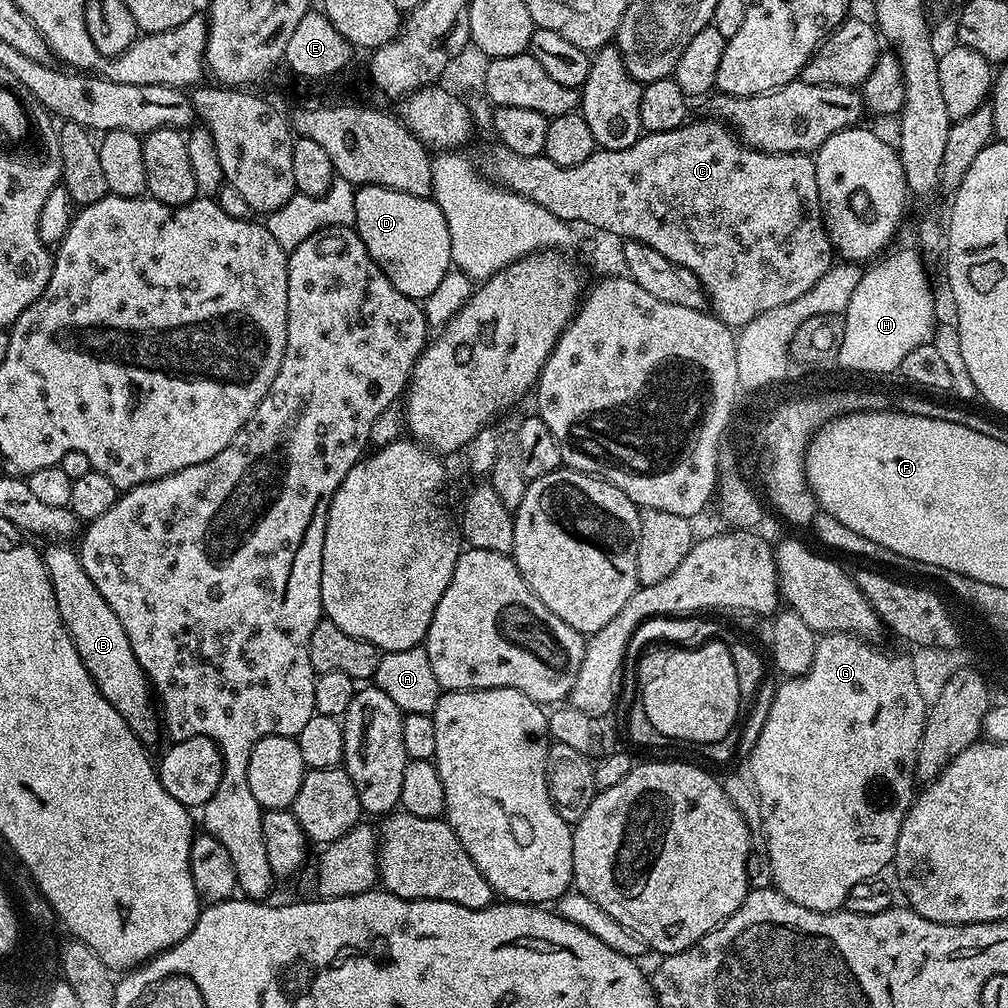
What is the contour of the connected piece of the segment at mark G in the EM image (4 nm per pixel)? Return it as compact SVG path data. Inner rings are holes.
M829 632L821 635L814 650L814 662L810 670L806 670L806 674L785 679L775 685L776 692L765 725L758 734L757 744L746 756L749 768L747 771L750 773L752 786L756 789L762 810L764 837L768 840L772 887L786 898L790 898L790 902L798 902L798 906L806 906L806 910L811 912L834 912L843 909L846 894L850 894L851 888L857 882L879 877L883 873L880 871L895 861L898 834L914 799L912 784L917 783L916 759L920 740L924 737L924 723L928 717L929 705L924 704L917 683L914 682L911 659L907 655L895 656L892 652L883 652L872 644L875 643L850 632Z

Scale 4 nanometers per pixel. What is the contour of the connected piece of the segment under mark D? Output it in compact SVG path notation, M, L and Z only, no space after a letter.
M365 184L356 188L354 214L354 227L370 258L374 258L393 286L417 302L433 294L453 267L450 230L435 200Z

